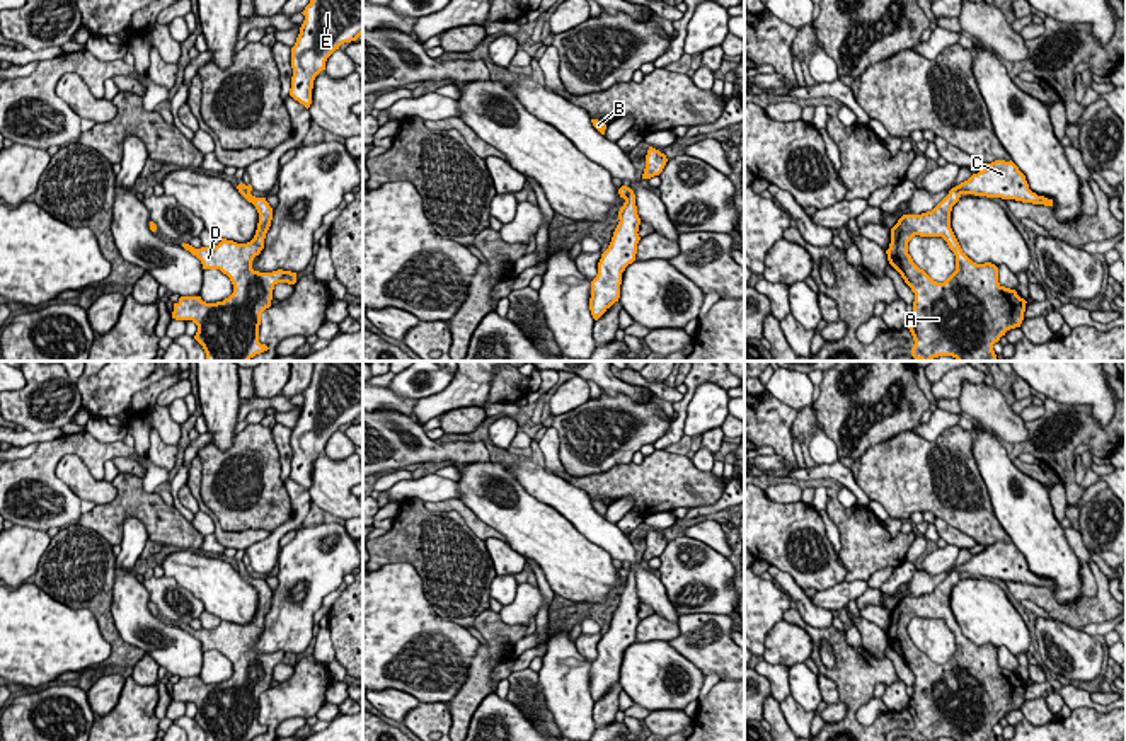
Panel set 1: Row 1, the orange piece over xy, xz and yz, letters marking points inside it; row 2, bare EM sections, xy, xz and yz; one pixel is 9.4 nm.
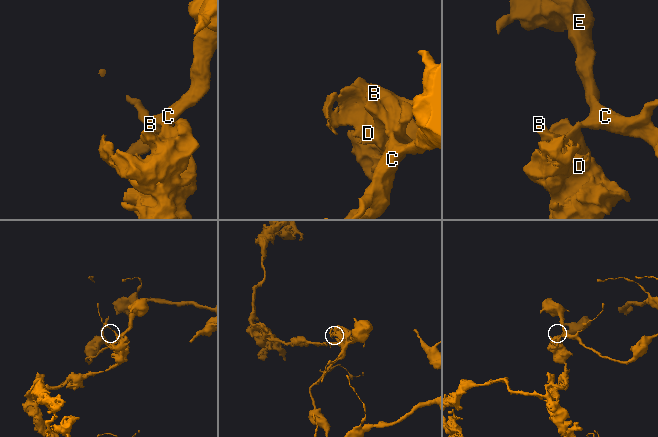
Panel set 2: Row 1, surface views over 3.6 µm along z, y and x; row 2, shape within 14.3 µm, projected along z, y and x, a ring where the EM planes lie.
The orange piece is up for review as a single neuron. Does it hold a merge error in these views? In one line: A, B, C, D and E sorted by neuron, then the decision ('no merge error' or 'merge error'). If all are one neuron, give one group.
groups A B D / C E; merge error

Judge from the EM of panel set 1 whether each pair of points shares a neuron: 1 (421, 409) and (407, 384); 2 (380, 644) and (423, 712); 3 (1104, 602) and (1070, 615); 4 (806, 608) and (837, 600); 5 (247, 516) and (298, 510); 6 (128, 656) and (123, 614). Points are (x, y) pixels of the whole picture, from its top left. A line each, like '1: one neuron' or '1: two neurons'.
1: two neurons
2: two neurons
3: one neuron
4: two neurons
5: two neurons
6: two neurons

